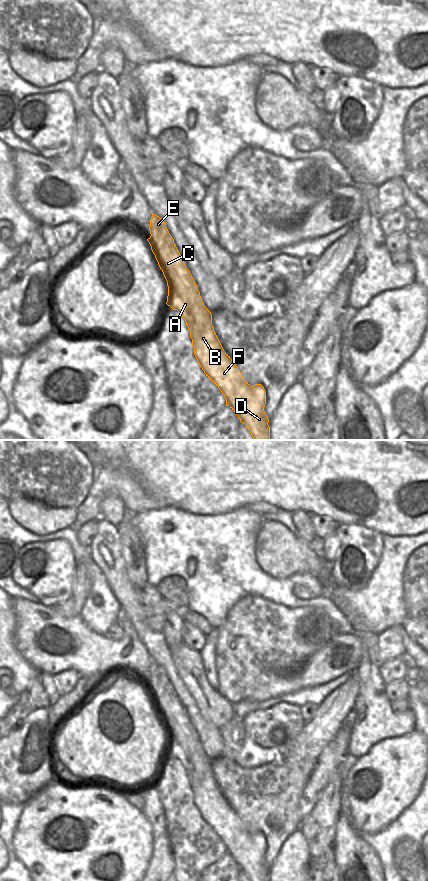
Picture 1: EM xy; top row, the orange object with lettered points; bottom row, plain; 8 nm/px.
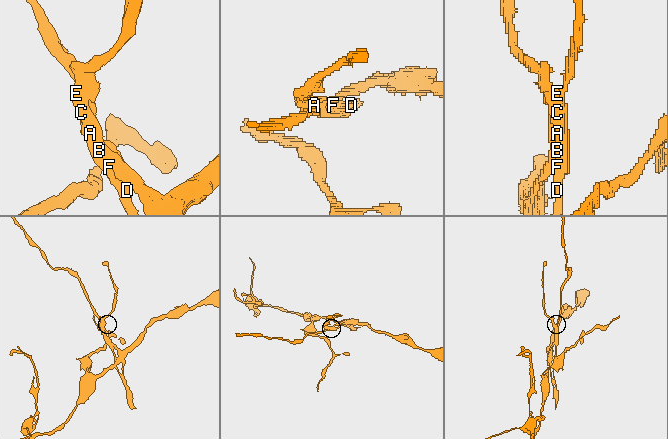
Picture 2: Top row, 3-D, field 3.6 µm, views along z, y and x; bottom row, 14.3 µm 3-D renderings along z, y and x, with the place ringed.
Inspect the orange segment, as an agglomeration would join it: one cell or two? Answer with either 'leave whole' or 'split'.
split

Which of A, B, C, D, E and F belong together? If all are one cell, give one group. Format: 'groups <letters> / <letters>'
groups A B D F / C E

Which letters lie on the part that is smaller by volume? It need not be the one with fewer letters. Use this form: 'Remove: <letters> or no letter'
Remove: A, B, D, F.

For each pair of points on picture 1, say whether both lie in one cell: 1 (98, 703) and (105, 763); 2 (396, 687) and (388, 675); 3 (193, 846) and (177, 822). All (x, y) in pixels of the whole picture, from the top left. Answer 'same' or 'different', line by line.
1: same
2: different
3: same

